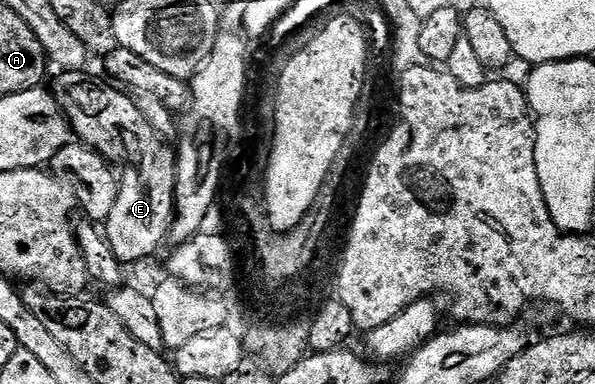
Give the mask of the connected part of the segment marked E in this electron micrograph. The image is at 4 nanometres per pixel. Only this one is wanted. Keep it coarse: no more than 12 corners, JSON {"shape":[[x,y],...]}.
{"shape":[[78,71],[54,94],[73,136],[124,163],[106,234],[121,263],[166,243],[177,156],[141,104]]}

